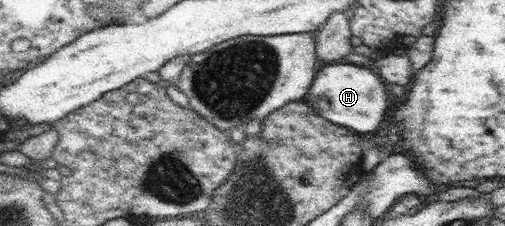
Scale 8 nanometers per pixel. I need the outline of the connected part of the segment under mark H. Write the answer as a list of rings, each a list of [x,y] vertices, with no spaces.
[[[353,63],[327,65],[318,71],[305,99],[311,108],[333,124],[352,129],[369,137],[375,135],[389,108],[387,87],[374,67]]]

